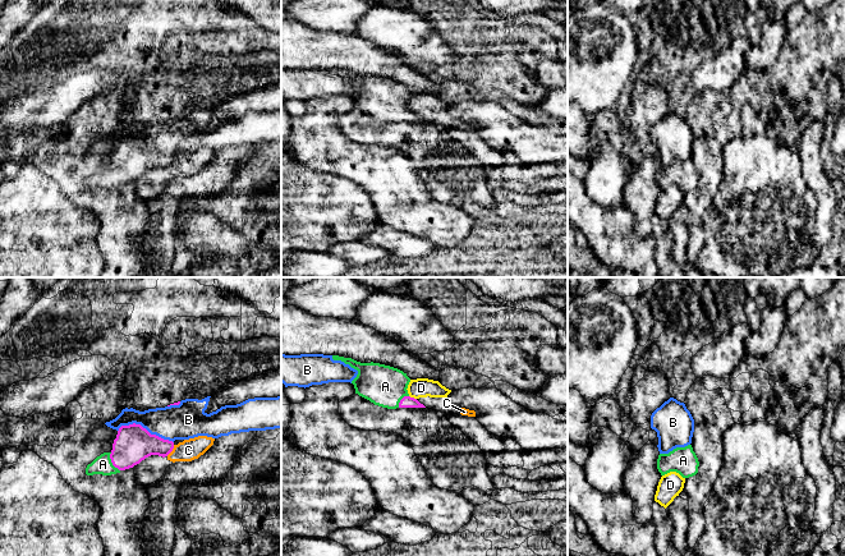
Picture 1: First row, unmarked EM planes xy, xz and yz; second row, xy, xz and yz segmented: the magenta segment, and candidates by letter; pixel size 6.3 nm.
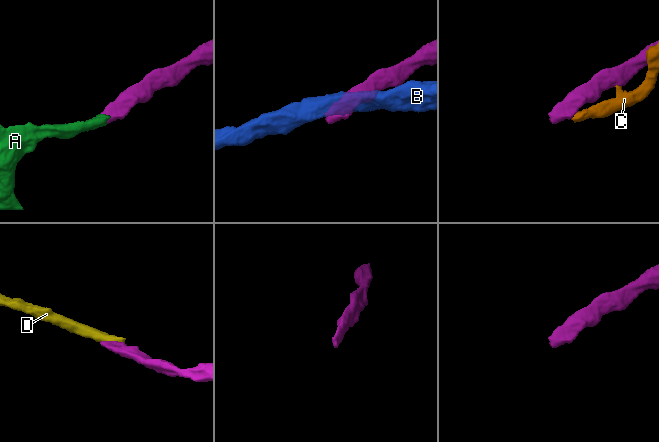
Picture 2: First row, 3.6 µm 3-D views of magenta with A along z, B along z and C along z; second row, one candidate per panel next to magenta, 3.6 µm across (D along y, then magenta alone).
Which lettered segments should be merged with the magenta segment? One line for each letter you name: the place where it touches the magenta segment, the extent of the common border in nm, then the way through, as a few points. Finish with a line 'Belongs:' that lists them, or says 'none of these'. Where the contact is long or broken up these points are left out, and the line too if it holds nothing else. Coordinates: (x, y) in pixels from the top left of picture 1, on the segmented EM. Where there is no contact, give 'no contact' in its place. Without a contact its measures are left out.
A: xy (111, 462) | 130 nm | across xy (133, 444), (111, 462), (102, 464)
Belongs: A

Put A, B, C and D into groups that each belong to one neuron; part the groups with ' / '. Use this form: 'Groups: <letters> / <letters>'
Groups: A / B / C D

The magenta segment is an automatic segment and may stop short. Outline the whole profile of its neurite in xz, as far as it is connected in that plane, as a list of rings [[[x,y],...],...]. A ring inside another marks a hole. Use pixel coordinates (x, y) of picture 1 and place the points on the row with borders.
[[[332,355],[332,359],[341,360],[358,371],[357,377],[352,381],[355,394],[375,405],[387,409],[426,408],[409,396],[407,389],[410,378],[403,371],[373,362],[360,363],[339,355]]]

